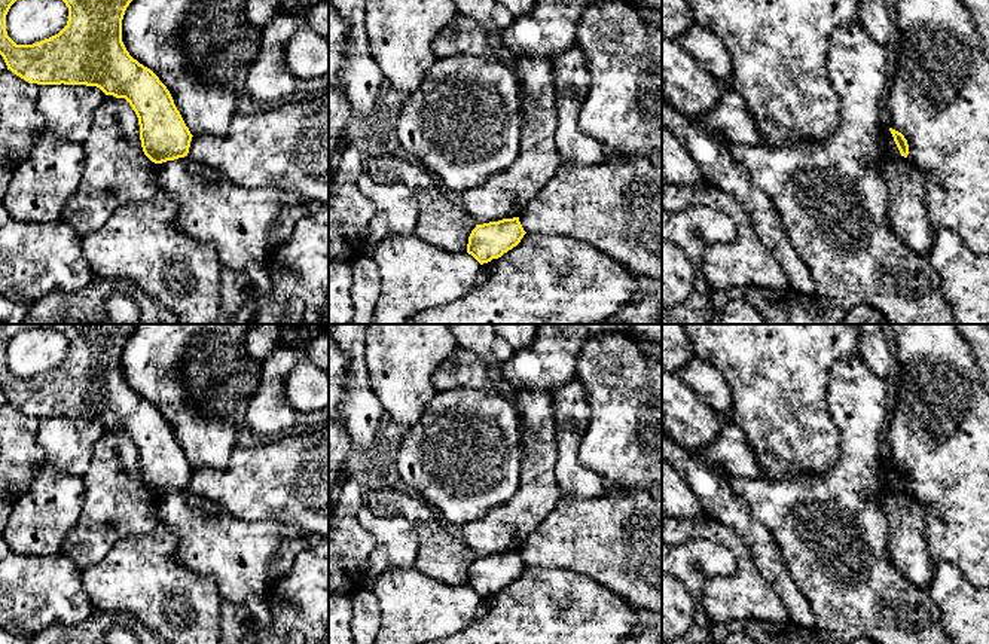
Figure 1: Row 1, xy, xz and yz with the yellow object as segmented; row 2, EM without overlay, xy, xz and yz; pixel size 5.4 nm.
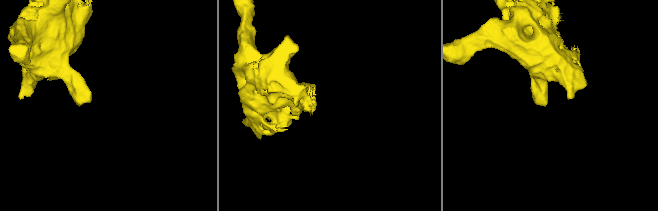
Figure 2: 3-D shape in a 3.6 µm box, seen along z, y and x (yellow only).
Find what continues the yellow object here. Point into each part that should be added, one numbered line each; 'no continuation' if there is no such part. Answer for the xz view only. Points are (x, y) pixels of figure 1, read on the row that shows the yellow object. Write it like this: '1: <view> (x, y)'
no continuation

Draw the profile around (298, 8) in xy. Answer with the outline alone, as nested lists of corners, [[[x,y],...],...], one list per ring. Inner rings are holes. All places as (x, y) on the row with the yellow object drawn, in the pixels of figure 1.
[[[287,0],[287,1],[290,6],[287,7],[286,13],[294,15],[300,19],[306,16],[306,12],[312,6],[311,0]]]

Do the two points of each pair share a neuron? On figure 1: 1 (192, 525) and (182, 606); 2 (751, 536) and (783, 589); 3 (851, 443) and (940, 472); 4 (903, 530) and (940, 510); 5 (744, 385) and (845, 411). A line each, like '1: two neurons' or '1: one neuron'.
1: two neurons
2: one neuron
3: two neurons
4: two neurons
5: two neurons

